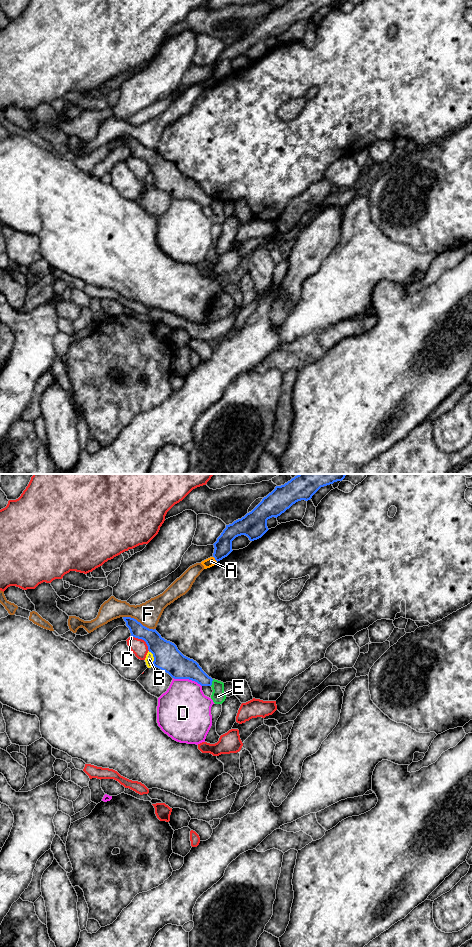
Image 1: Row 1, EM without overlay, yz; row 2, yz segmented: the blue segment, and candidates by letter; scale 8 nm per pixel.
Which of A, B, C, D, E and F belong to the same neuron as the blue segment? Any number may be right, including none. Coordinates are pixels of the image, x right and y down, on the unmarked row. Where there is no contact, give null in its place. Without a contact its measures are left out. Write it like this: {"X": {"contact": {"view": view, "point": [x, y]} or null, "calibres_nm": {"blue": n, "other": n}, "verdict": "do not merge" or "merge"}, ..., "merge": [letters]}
{"A": {"contact": {"view": "yz", "point": [215, 79]}, "calibres_nm": {"blue": 140, "other": 70}, "verdict": "do not merge"}, "B": {"contact": {"view": "yz", "point": [154, 178]}, "calibres_nm": {"blue": 220, "other": 70}, "verdict": "do not merge"}, "C": {"contact": {"view": "yz", "point": [142, 159]}, "calibres_nm": {"blue": 220, "other": 130}, "verdict": "do not merge"}, "D": {"contact": {"view": "yz", "point": [187, 198]}, "calibres_nm": {"blue": 220, "other": 400}, "verdict": "do not merge"}, "E": {"contact": {"view": "yz", "point": [211, 202]}, "calibres_nm": {"blue": 180, "other": 120}, "verdict": "do not merge"}, "F": {"contact": {"view": "yz", "point": [139, 142]}, "calibres_nm": {"blue": 160, "other": 190}, "verdict": "do not merge"}, "merge": []}

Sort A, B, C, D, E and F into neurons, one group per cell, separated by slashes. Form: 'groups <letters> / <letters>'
groups A / B / C / D / E / F

